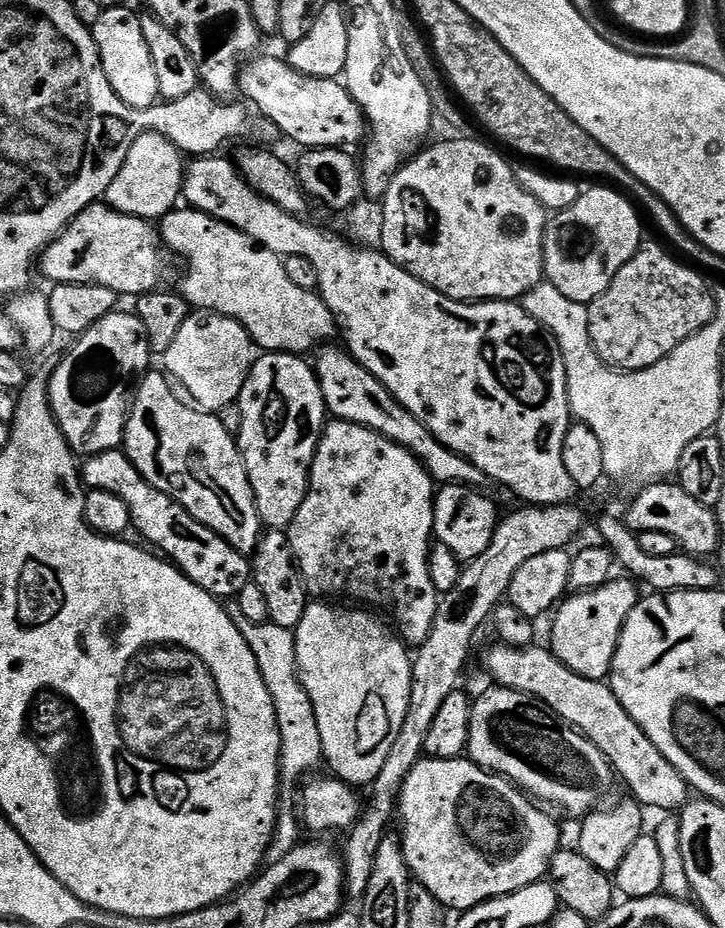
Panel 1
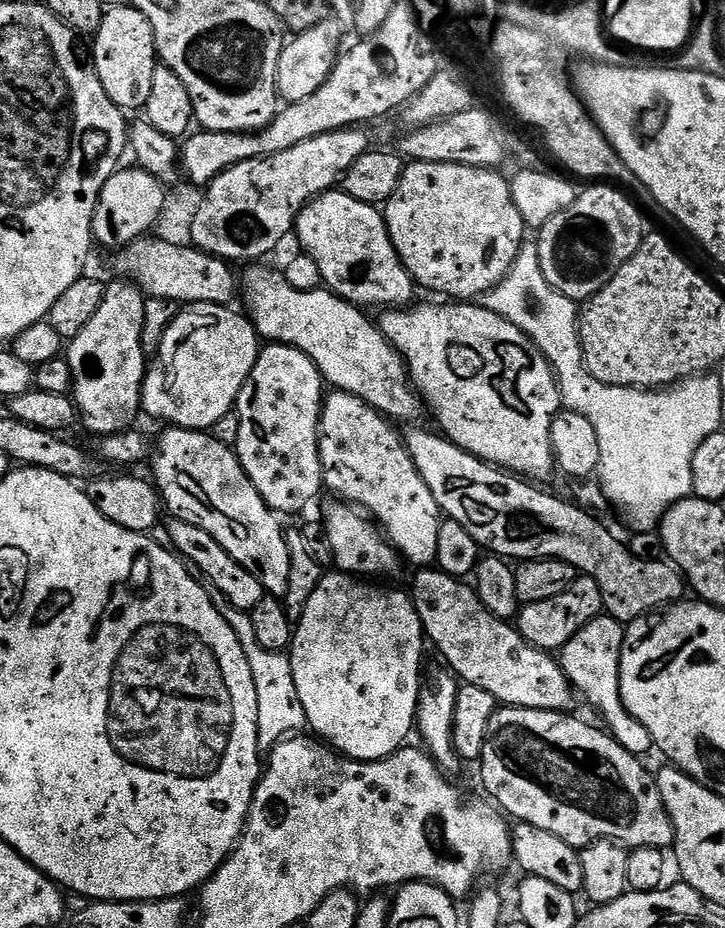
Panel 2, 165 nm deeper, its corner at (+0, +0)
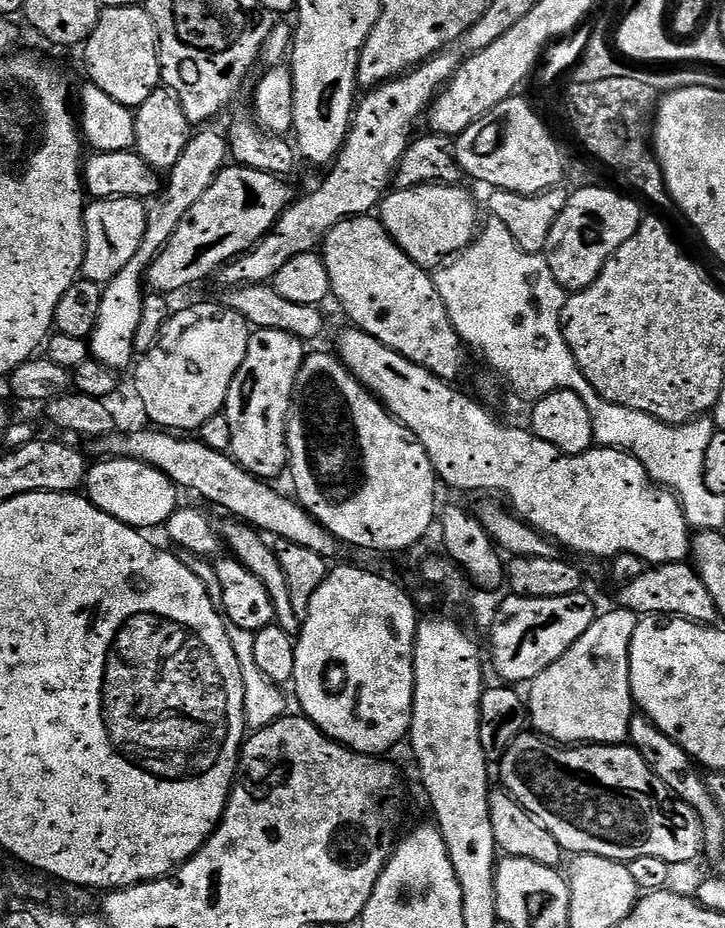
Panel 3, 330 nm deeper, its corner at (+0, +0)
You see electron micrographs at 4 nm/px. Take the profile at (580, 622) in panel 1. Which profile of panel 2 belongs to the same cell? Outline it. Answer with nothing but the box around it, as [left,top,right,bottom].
[558,614,654,758]

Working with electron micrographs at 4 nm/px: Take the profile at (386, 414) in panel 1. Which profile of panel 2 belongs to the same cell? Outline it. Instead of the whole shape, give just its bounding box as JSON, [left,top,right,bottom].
[403,426,686,622]

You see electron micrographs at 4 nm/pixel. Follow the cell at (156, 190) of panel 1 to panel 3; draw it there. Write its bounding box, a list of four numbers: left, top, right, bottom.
[83,198,148,286]

